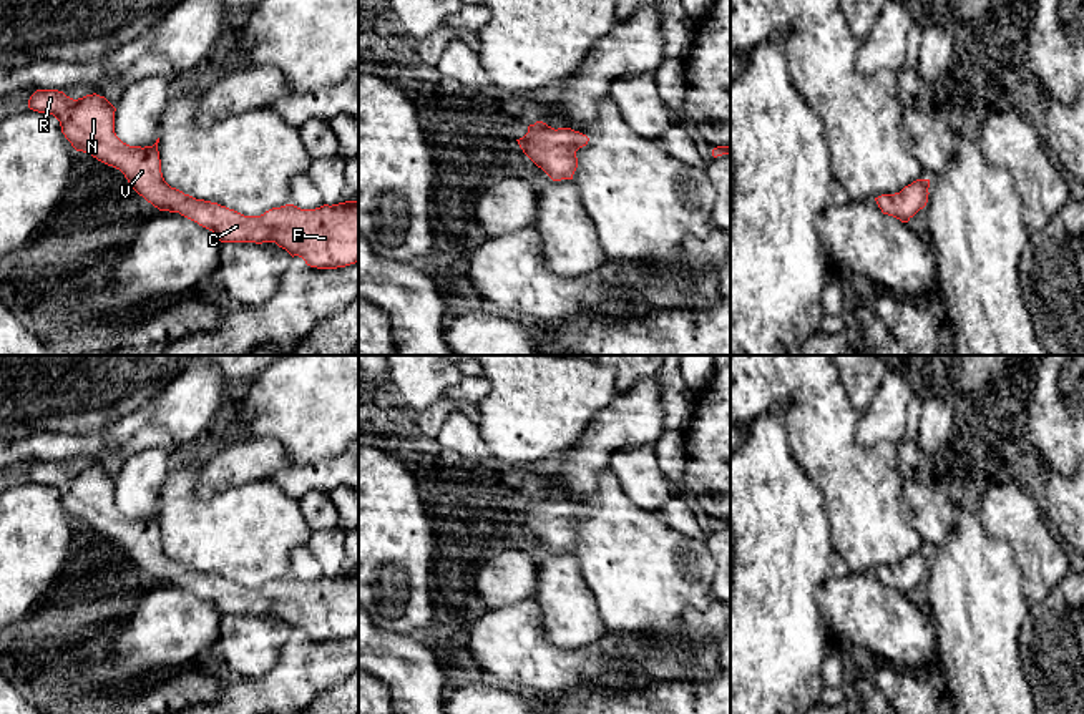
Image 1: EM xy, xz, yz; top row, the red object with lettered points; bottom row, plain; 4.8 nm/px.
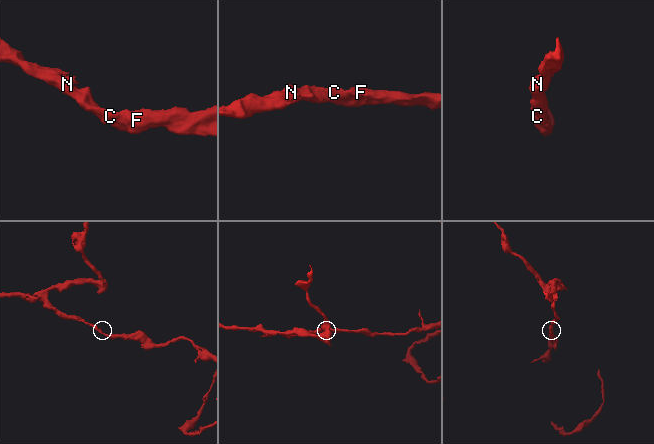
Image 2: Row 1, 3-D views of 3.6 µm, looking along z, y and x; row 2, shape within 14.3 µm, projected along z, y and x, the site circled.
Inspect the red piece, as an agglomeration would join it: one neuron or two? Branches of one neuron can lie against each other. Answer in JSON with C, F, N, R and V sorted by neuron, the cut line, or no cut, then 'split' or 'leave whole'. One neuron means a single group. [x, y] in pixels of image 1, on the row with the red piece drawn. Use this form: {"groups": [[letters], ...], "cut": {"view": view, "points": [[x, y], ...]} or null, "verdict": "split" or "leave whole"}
{"groups": [["C", "F", "N", "R", "V"]], "cut": null, "verdict": "leave whole"}

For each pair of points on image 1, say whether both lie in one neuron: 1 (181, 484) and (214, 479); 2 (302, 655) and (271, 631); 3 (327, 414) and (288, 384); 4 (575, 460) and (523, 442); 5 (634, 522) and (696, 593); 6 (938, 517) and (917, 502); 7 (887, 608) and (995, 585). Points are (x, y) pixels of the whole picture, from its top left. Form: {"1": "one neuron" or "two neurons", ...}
{"1": "two neurons", "2": "two neurons", "3": "one neuron", "4": "two neurons", "5": "one neuron", "6": "one neuron", "7": "two neurons"}

